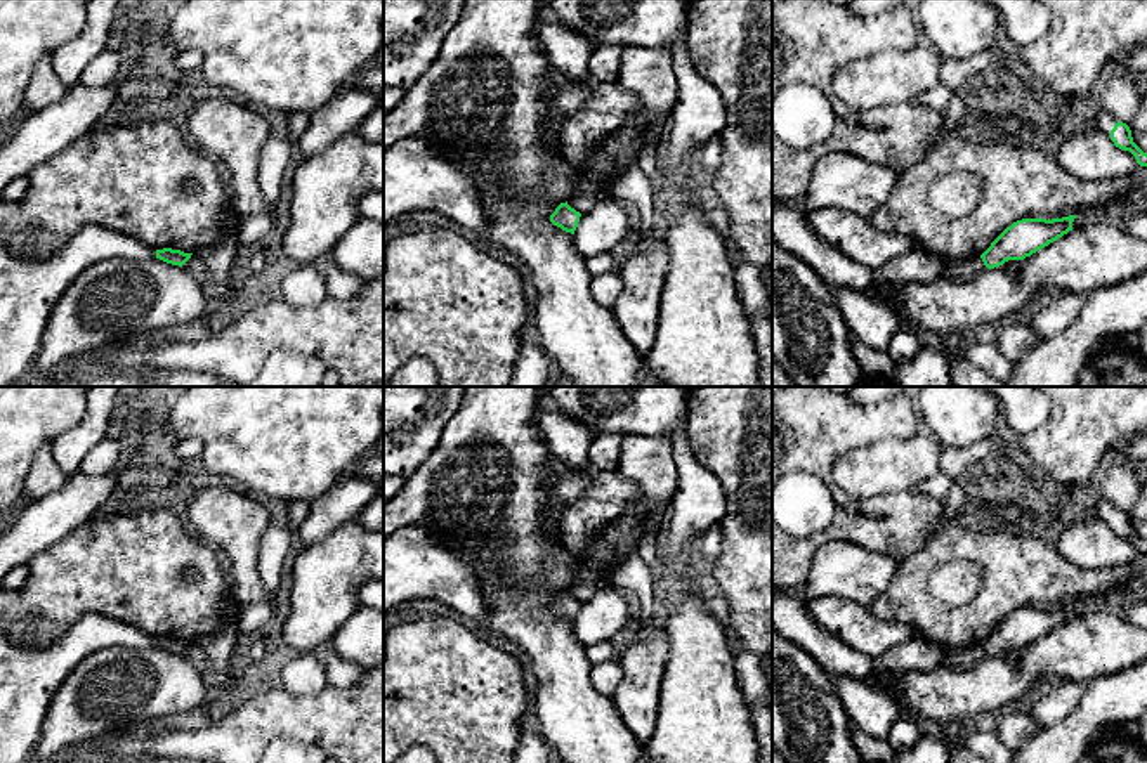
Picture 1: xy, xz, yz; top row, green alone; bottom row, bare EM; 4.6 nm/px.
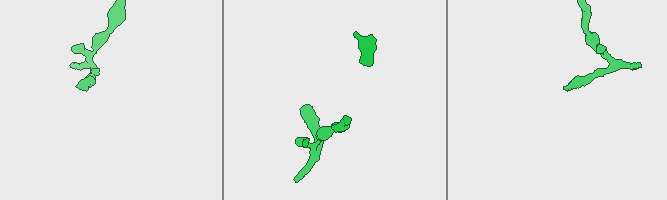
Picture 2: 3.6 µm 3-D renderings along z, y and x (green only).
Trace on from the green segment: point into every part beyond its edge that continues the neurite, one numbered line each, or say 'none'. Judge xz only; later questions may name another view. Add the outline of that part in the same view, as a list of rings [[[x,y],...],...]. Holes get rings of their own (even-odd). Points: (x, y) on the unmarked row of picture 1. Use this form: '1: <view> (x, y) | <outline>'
none

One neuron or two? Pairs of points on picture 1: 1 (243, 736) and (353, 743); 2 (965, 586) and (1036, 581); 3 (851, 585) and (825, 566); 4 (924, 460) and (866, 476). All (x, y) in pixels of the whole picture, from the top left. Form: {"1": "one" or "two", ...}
{"1": "one", "2": "two", "3": "one", "4": "one"}

